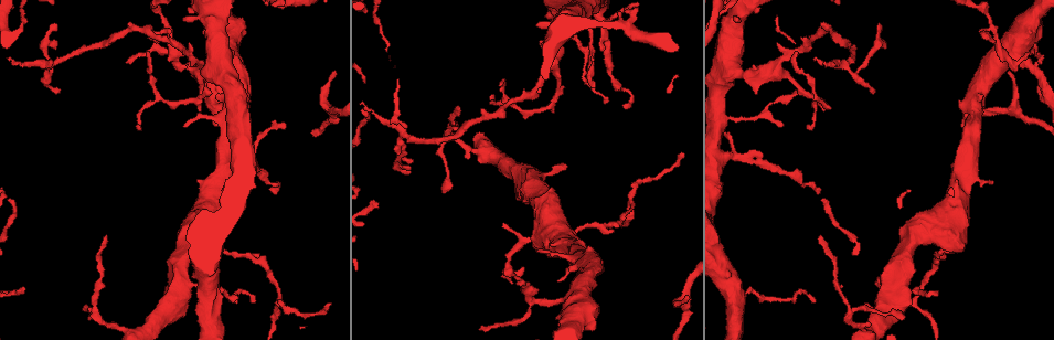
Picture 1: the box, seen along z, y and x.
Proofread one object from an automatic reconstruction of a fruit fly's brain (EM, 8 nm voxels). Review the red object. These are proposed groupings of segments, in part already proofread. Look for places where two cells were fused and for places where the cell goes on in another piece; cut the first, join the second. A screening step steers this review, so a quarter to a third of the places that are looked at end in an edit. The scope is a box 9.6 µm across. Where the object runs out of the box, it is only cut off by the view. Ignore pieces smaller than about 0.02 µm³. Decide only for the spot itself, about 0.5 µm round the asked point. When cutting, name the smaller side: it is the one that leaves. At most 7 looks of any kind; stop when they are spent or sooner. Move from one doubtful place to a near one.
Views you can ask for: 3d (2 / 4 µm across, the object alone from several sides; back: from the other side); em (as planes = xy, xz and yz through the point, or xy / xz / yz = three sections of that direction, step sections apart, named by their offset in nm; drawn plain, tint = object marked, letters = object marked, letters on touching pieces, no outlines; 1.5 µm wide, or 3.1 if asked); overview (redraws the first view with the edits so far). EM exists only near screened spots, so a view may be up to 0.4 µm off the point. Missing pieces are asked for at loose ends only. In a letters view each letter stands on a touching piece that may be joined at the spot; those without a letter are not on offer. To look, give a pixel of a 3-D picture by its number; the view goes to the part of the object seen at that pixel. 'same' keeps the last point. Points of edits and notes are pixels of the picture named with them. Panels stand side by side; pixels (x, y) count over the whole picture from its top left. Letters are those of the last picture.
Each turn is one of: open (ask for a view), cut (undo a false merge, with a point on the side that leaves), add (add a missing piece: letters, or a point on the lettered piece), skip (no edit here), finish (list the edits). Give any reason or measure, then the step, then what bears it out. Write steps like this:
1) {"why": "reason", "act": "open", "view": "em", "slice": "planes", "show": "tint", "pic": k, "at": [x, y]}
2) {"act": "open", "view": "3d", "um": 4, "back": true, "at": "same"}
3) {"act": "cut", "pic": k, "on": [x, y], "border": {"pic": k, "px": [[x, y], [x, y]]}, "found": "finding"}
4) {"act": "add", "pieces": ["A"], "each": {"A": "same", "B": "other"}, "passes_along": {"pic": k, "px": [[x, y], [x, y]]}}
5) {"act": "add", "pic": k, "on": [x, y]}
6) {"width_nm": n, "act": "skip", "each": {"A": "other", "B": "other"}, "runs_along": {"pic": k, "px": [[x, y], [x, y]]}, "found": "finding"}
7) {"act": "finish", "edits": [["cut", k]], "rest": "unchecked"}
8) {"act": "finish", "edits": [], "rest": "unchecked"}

{"why": "thick turns thin", "act": "open", "view": "3d", "um": 2, "pic": 1, "at": [575, 230]}

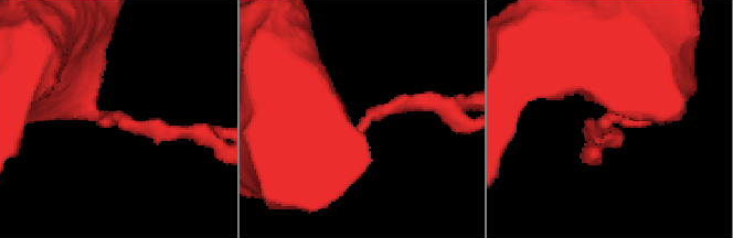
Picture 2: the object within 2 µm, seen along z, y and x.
{"act": "open", "view": "em", "slice": "planes", "show": "plain", "pic": 2, "at": [615, 116]}

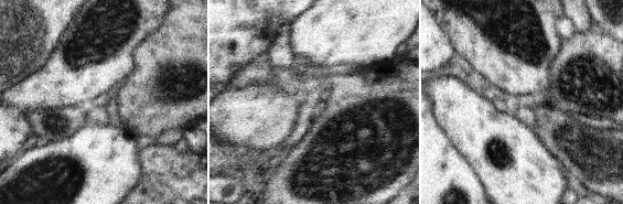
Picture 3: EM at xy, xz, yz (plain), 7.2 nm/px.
{"why": "what lies round it", "act": "open", "view": "em", "slice": "planes", "show": "letters", "at": "same"}

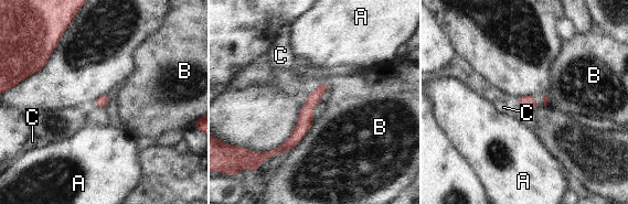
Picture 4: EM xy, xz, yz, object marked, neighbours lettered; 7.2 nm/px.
{"longest_contact_nm": ["B", 320], "act": "skip", "each": {"A": "other", "B": "other", "C": "other"}, "runs_along": {"pic": 4, "px": [[326, 86], [276, 151]]}, "found": "all the same cell"}

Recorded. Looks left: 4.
{"why": "branch stops here", "act": "open", "view": "3d", "um": 2, "pic": 1, "at": [814, 302]}

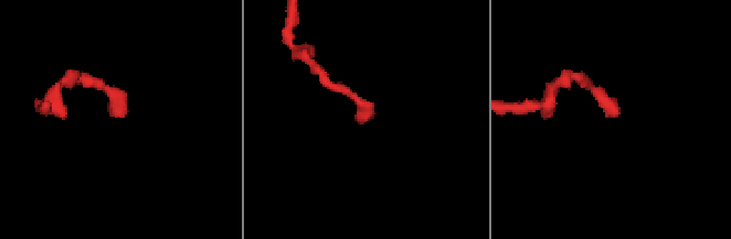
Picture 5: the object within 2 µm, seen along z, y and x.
{"act": "open", "view": "em", "slice": "xy", "step": 8, "show": "tint", "pic": 5, "at": [614, 116]}

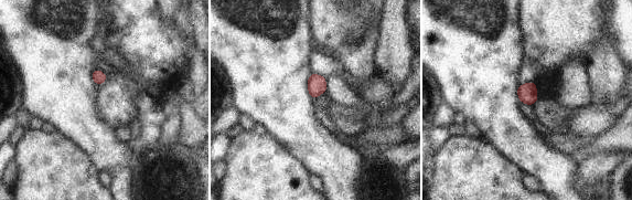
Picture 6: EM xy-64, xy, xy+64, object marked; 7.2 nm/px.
{"act": "open", "view": "em", "slice": "planes", "show": "letters", "at": "same"}

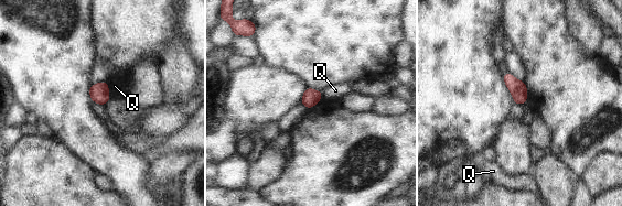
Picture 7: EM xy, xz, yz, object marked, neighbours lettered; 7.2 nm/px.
{"act": "skip", "each": {"Q": "other"}, "border": {"pic": 7, "px": [[321, 91], [322, 97]]}, "found": "none of them fits"}

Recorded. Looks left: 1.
{"act": "finish", "edits": [], "rest": "unchecked"}

